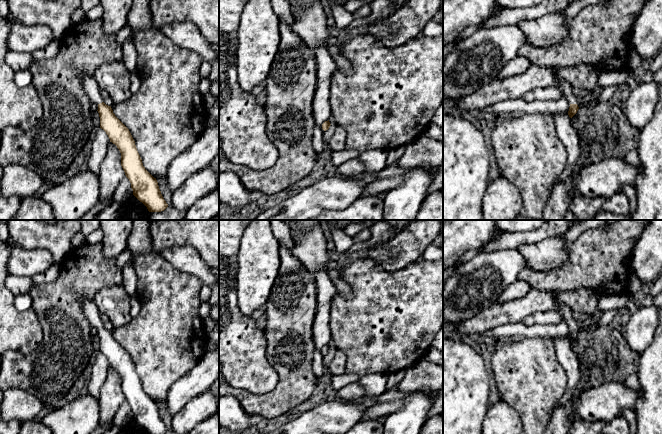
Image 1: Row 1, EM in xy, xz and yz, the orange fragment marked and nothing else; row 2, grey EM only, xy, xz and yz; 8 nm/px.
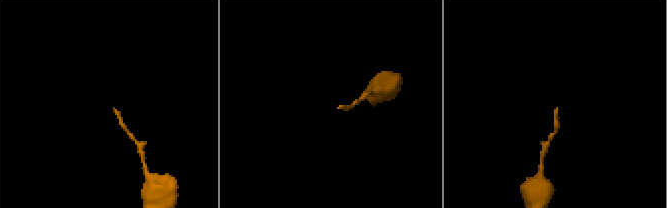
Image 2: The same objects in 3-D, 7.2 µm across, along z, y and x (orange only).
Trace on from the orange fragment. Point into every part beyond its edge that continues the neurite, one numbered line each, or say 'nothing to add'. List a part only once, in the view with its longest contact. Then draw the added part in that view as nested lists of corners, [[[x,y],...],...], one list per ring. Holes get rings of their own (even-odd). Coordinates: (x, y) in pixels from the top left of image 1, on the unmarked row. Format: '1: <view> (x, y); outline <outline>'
1: yz (564, 309); outline [[[561,305],[555,311],[561,312],[563,314],[565,322],[569,328],[577,328],[578,321],[573,317],[574,313],[567,305]]]

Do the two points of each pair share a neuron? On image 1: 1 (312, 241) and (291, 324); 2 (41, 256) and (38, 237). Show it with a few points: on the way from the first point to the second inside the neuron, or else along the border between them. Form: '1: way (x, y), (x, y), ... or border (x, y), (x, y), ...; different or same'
1: border (292, 252), (314, 278); different
2: border (22, 247), (45, 248), (55, 262); different

